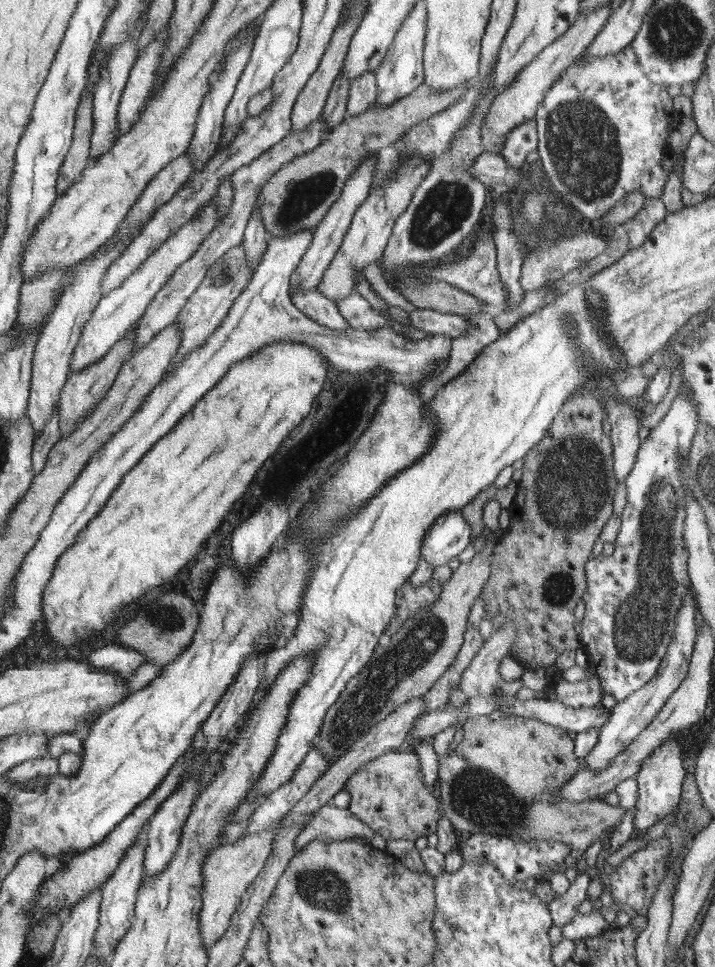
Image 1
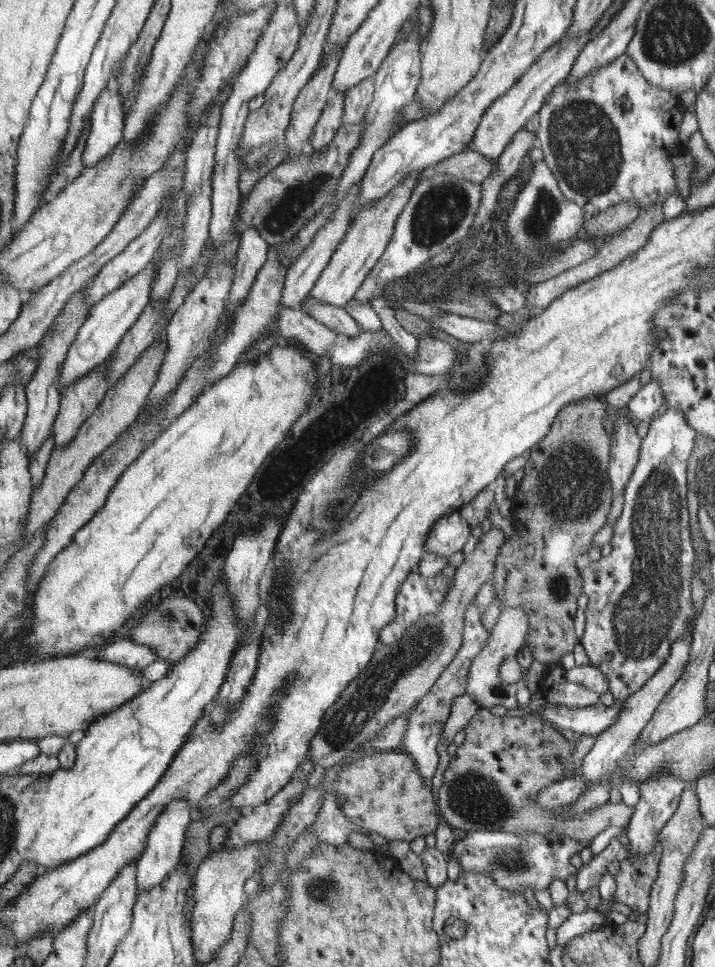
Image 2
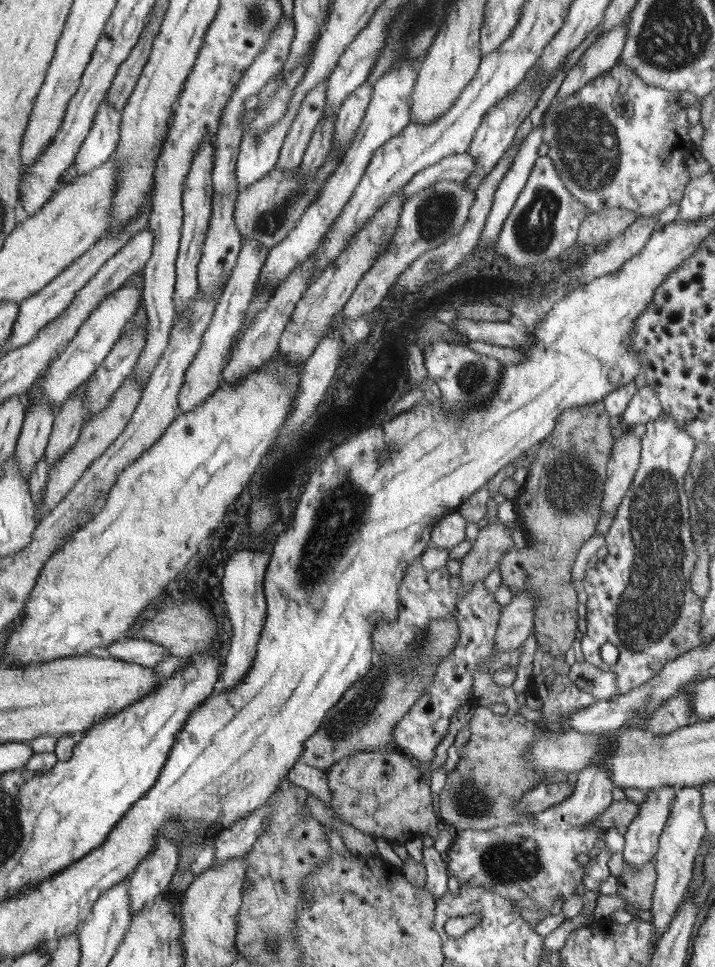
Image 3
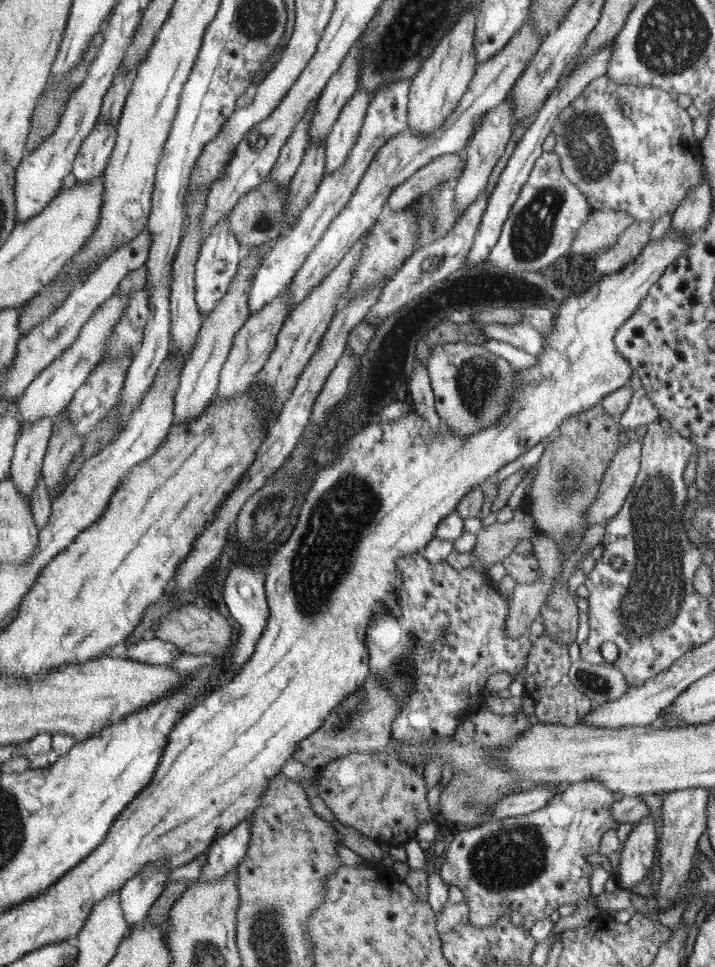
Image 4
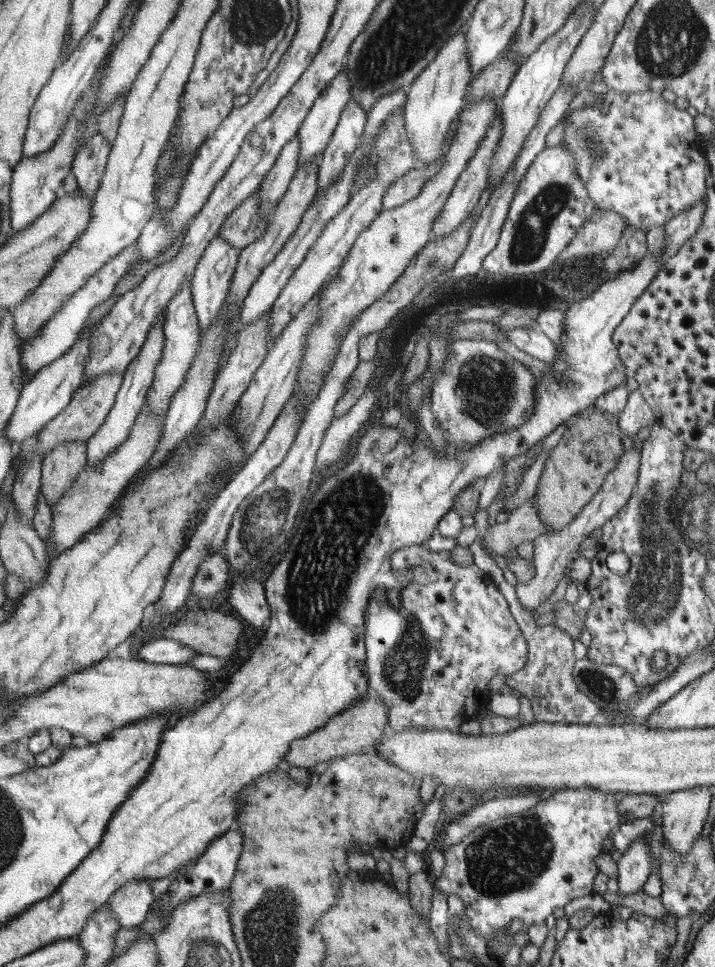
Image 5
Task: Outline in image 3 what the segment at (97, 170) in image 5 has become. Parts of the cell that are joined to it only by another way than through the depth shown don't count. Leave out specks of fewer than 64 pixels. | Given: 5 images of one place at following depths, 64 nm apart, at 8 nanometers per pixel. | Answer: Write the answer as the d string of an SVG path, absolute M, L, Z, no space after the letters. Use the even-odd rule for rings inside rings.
M106 96L100 103L91 132L87 134L75 159L78 175L90 174L94 168L102 166L115 155L120 140L120 124L122 124L122 112L114 109L108 103Z

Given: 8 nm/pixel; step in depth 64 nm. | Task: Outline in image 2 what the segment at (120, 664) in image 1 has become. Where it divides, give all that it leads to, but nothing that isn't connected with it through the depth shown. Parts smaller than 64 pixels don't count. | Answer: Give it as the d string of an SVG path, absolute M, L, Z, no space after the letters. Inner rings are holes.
M120 640L114 644L108 644L106 650L102 649L96 659L120 663L133 669L144 669L156 660L156 652L144 643L137 643L132 640Z

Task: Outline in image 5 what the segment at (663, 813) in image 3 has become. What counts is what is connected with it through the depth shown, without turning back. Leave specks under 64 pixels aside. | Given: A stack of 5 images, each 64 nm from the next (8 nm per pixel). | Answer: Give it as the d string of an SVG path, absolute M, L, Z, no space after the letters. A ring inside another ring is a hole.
M642 837L635 840L617 862L618 891L621 896L628 896L642 890L650 876L650 839Z

